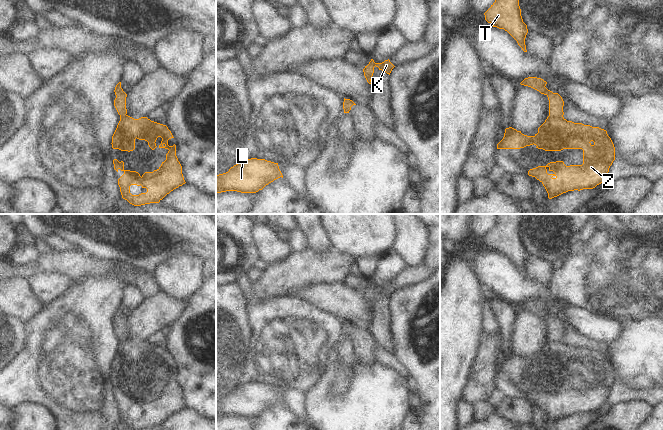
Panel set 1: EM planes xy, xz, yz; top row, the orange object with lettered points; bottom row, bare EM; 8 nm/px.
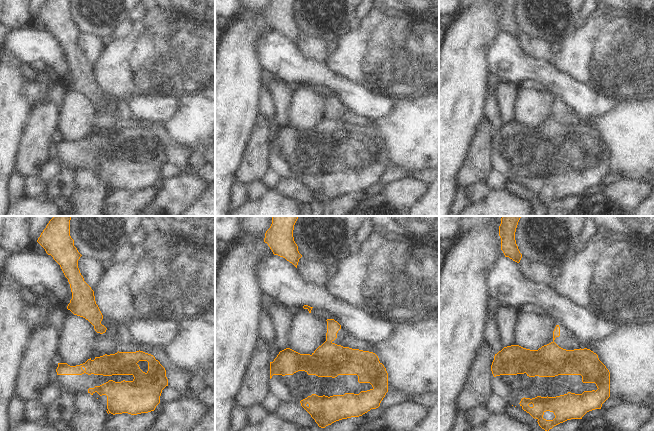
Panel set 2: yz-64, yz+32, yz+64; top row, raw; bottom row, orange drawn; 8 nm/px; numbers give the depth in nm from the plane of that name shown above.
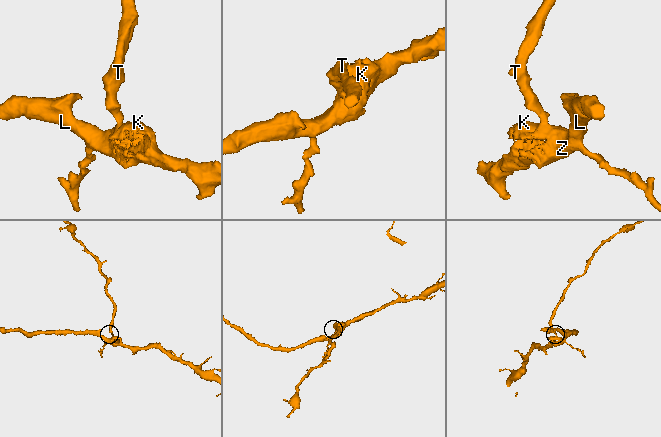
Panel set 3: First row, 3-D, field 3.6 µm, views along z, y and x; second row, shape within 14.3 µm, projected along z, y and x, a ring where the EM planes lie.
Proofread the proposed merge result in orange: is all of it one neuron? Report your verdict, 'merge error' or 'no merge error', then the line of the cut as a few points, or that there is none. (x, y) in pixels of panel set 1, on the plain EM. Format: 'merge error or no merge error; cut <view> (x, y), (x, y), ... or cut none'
merge error; cut yz (549, 338), (555, 341), (562, 341)

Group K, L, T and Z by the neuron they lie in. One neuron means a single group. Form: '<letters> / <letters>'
K L Z / T

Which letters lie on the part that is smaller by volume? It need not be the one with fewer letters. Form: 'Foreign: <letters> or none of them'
Foreign: T

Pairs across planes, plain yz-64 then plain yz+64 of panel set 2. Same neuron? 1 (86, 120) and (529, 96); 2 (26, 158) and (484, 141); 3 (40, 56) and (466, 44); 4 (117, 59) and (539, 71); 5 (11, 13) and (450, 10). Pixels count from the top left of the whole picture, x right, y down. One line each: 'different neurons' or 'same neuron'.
1: same neuron
2: same neuron
3: different neurons
4: different neurons
5: same neuron

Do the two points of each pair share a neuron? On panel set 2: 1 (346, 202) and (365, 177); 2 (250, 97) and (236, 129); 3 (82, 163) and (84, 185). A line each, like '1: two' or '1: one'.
1: two
2: one
3: two

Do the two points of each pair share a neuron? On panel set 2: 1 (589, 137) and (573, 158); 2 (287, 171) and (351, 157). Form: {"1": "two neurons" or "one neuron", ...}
{"1": "one neuron", "2": "one neuron"}

